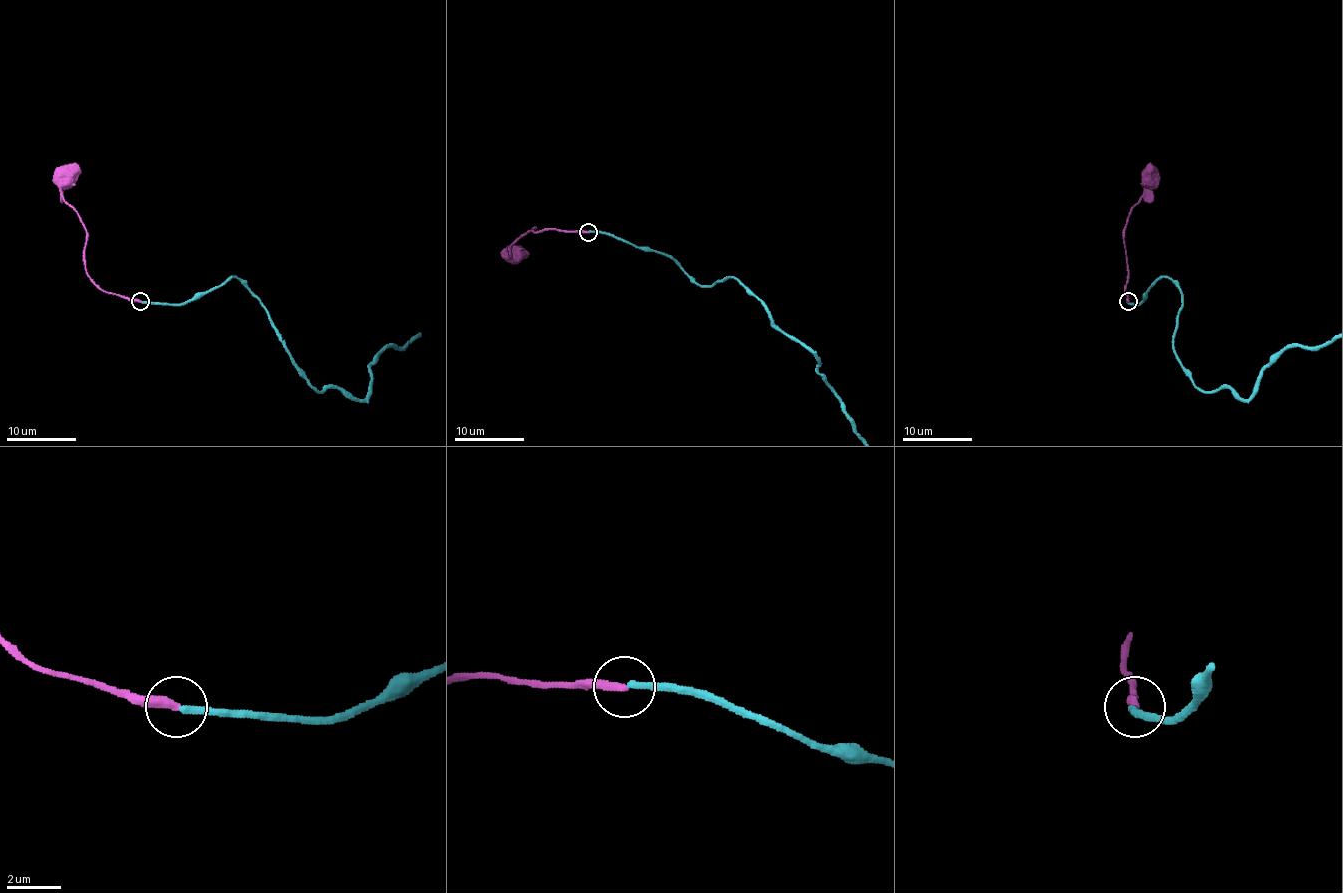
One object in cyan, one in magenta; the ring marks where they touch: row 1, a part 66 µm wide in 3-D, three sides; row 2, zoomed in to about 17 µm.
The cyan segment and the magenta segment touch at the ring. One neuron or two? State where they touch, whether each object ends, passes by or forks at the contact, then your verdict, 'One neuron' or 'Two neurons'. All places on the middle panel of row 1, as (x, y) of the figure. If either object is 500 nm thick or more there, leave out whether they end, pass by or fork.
Place: (588, 232). At the ring cyan ends. At the ring magenta ends. Two neurons

